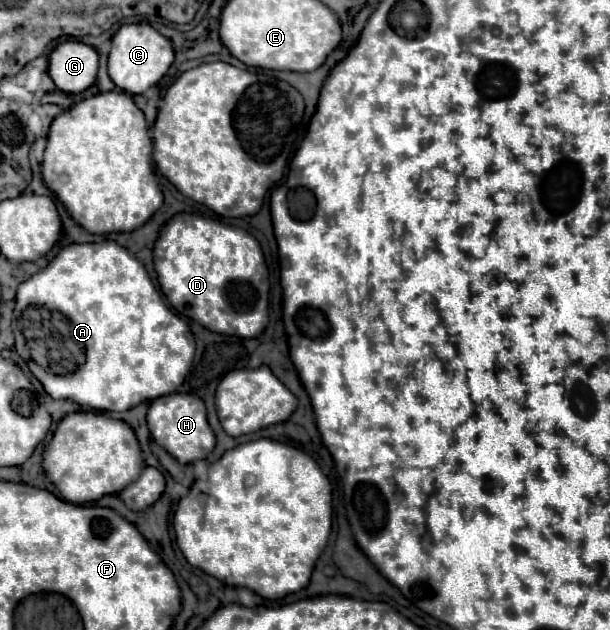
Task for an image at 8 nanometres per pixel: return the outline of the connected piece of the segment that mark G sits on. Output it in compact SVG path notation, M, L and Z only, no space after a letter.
M81 41L59 43L49 57L49 75L57 89L65 93L81 93L95 83L99 55Z

